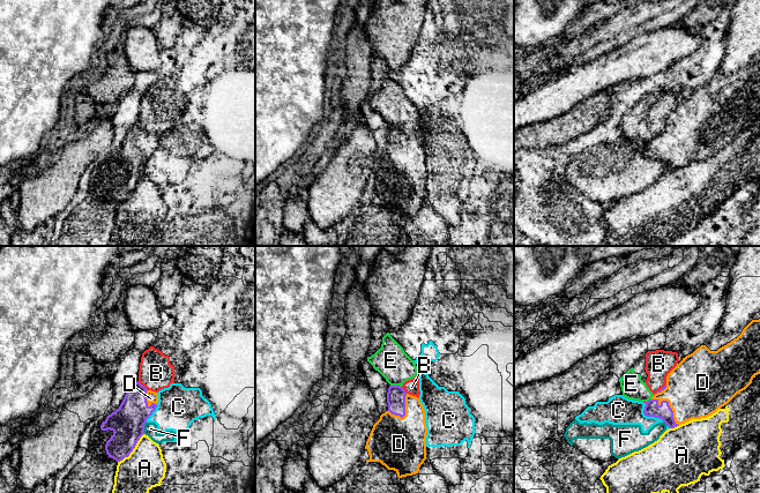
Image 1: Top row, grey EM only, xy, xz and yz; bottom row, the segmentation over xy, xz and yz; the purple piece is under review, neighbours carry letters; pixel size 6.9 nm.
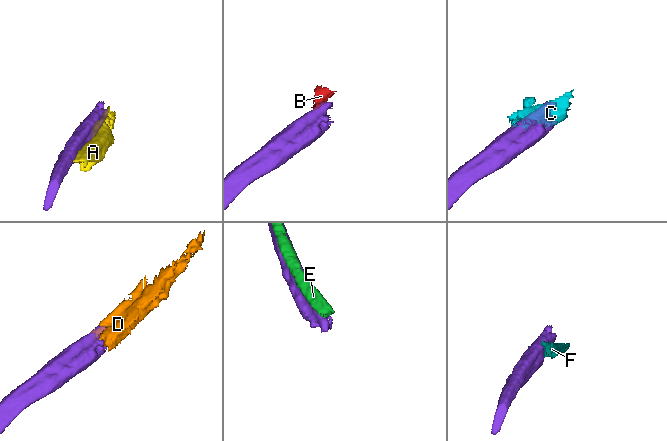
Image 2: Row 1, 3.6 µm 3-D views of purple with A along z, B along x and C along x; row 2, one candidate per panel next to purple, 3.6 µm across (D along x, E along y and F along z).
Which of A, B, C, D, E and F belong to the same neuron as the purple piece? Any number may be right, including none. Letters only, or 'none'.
D

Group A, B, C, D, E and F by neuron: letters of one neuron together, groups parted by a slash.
A / B E / C F / D

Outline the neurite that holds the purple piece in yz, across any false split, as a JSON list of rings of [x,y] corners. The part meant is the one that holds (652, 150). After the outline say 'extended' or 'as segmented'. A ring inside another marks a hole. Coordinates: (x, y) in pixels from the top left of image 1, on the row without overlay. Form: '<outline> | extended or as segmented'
[[[760,60],[752,61],[737,80],[717,92],[710,92],[706,87],[701,87],[683,99],[668,115],[665,127],[646,143],[643,155],[662,160],[669,170],[692,160],[707,159],[745,132],[758,115],[760,115]]] | extended

